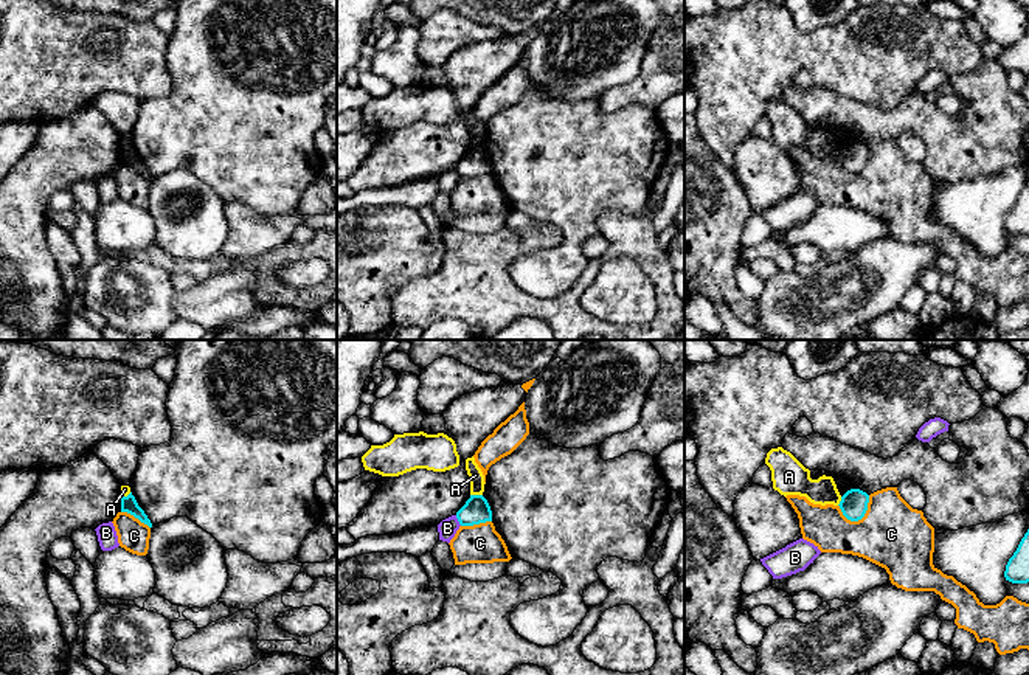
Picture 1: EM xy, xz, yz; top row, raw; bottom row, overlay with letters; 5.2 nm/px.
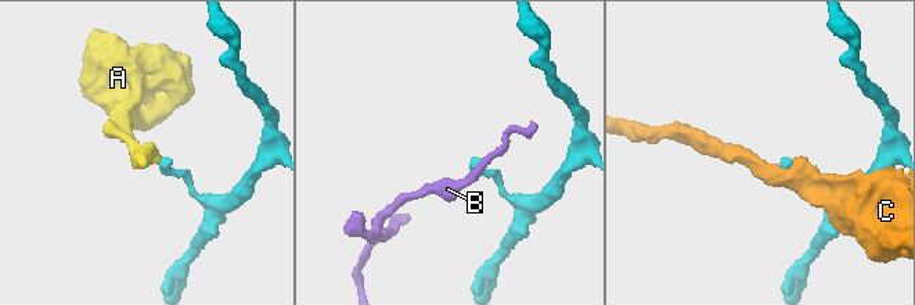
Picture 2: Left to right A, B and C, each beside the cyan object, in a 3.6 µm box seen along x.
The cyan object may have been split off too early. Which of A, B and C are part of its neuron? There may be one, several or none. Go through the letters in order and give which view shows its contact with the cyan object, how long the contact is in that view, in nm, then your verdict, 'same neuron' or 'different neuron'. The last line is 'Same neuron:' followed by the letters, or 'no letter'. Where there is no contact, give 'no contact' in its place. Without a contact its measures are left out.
A: meets cyan in xz; contact 60 nm long; different neuron
B: meets cyan in xz; contact 70 nm long; different neuron
C: meets cyan in yz; contact 180 nm long; different neuron
Same neuron: no letter

